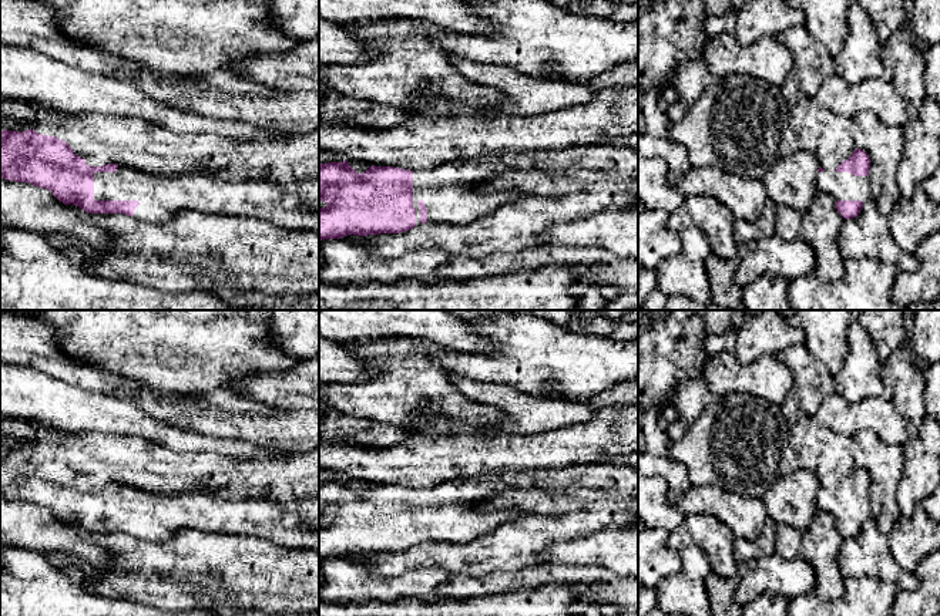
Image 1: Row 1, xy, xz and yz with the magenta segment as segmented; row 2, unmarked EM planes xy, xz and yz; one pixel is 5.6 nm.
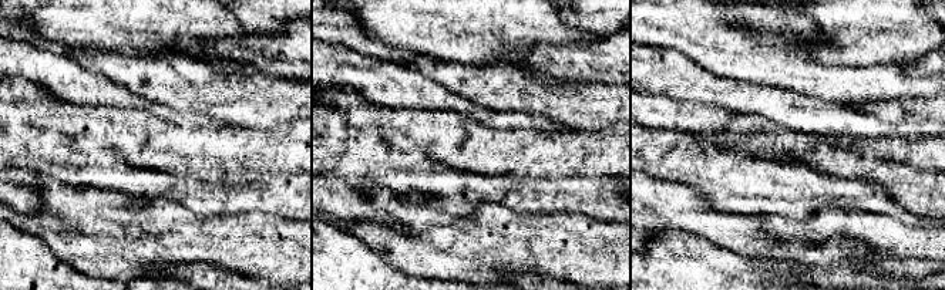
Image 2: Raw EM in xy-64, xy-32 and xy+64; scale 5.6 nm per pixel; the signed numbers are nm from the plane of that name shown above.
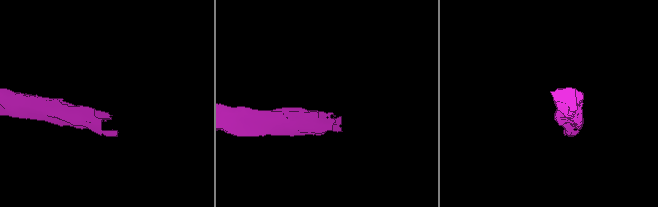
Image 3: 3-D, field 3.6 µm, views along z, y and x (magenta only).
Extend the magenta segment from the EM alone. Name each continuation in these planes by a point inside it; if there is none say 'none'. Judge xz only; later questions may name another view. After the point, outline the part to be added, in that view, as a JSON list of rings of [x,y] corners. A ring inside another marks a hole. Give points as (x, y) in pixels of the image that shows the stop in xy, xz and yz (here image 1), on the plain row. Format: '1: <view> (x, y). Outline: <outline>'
1: xz (449, 510). Outline: [[[581,464],[561,469],[490,472],[413,489],[413,525],[420,543],[419,521],[427,526],[427,541],[466,543],[497,526],[520,518],[518,509],[483,512],[476,506],[503,487],[537,487],[551,491],[615,491],[638,498],[638,468],[624,464]]]

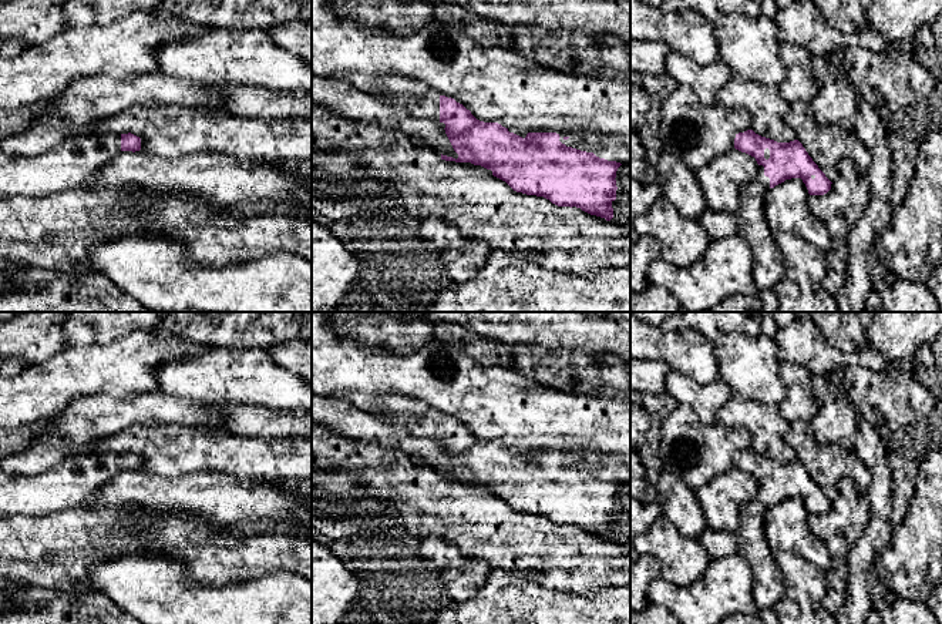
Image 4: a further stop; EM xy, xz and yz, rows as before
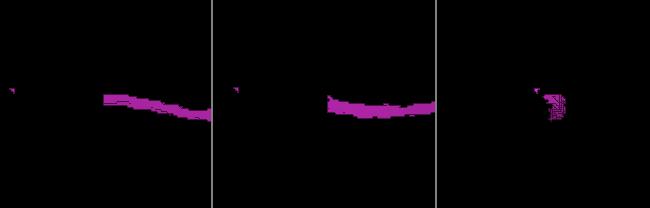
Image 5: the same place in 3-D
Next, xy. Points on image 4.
1: xy (73, 483). Outline: [[[90,453],[75,457],[67,457],[53,469],[34,476],[11,476],[0,470],[0,519],[9,516],[41,517],[68,509],[87,507],[97,496],[98,489],[105,486],[114,476],[121,472],[121,453]]]

